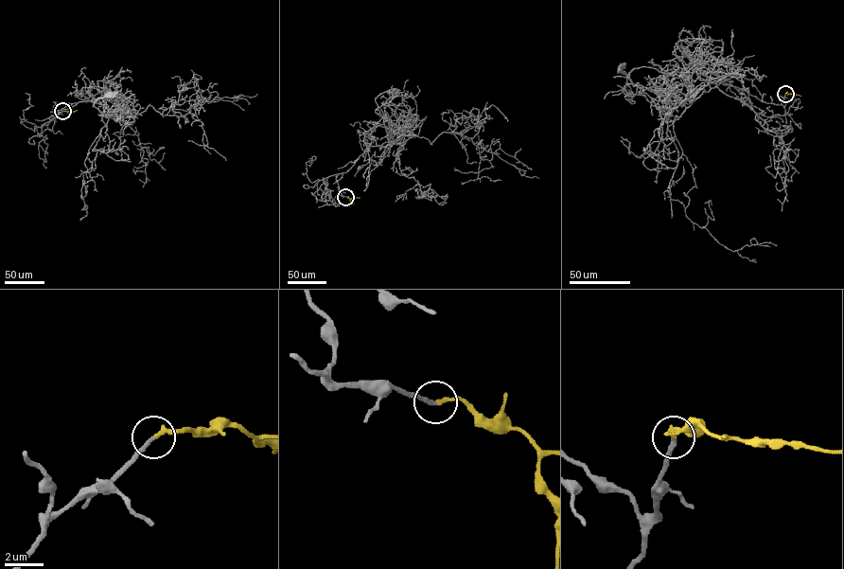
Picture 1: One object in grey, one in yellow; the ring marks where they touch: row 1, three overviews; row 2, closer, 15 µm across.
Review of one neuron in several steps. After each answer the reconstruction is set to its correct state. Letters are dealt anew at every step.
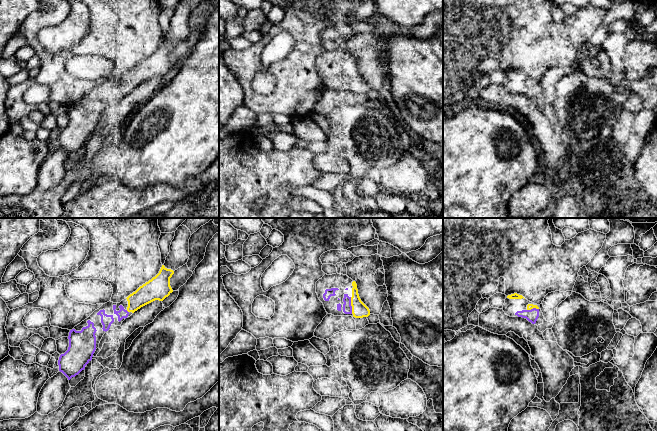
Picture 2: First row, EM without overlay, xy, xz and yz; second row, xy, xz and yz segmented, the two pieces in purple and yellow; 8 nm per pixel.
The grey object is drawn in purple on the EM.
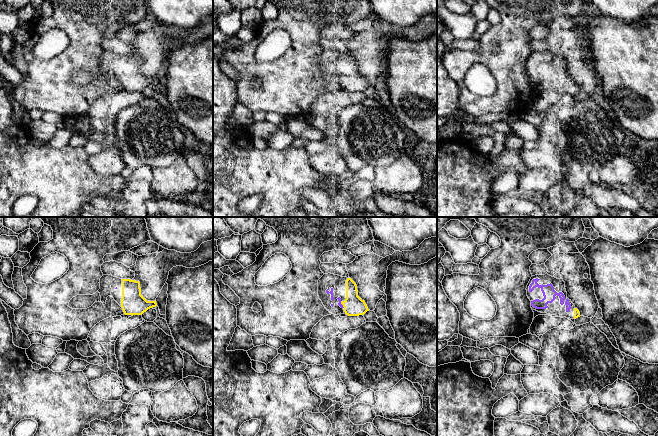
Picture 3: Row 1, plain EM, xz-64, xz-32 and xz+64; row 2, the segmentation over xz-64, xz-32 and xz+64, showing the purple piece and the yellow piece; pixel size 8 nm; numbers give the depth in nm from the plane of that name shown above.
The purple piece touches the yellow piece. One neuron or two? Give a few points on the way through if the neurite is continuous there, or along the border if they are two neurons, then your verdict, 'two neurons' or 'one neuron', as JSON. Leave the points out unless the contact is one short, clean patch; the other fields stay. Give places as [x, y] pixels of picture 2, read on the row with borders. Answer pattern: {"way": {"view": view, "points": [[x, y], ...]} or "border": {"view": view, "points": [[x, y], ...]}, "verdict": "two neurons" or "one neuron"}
{"verdict": "one neuron"}

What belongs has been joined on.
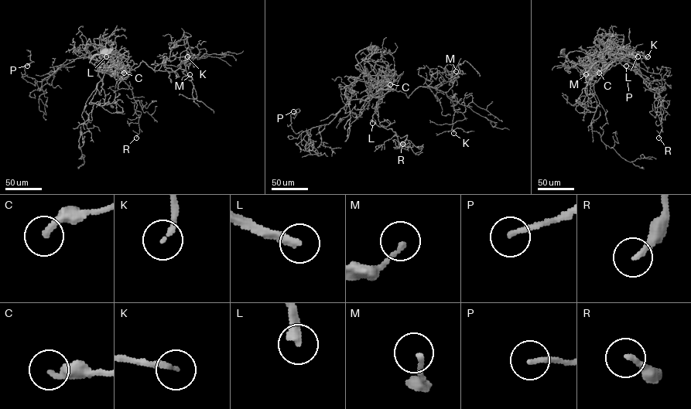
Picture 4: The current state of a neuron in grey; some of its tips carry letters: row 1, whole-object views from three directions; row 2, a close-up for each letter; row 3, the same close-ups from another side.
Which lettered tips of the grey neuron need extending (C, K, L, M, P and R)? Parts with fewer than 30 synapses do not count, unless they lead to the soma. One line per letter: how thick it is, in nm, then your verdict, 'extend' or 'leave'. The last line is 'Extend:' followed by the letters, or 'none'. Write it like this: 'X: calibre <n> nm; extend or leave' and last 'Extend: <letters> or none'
C: calibre 240 nm; leave
K: calibre 190 nm; extend
L: calibre 360 nm; extend
M: calibre 170 nm; leave
P: calibre 180 nm; leave
R: calibre 220 nm; extend
Extend: K, L, R

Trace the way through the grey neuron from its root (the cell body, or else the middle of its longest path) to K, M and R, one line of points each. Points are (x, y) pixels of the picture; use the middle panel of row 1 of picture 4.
K: (372, 47), (356, 55), (366, 74), (383, 89), (408, 97), (419, 86), (444, 92), (455, 111), (453, 133)
M: (372, 47), (356, 55), (366, 74), (383, 89), (401, 91), (408, 97), (419, 86), (446, 92), (456, 71)
R: (372, 47), (360, 49), (356, 58), (378, 97), (380, 124), (402, 144)

